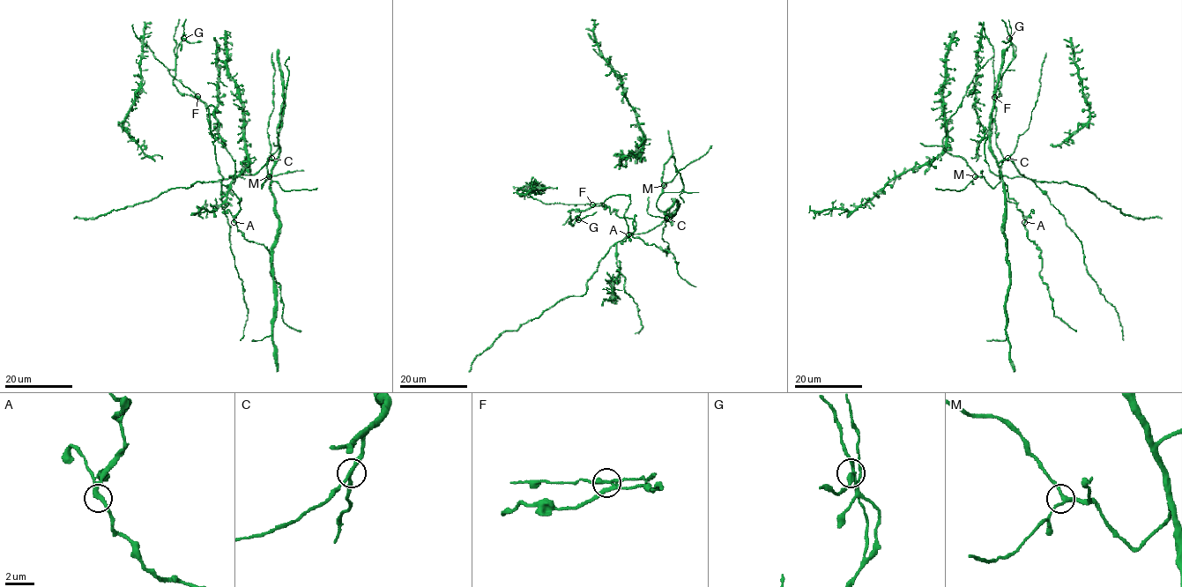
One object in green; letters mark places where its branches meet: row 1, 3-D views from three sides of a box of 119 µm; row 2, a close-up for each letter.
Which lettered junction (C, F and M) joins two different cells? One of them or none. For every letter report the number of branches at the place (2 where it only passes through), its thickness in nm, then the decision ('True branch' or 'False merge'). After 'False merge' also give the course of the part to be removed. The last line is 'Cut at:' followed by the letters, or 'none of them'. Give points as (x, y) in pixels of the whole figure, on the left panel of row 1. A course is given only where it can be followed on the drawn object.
C: Branches: 3. Thickness 240 nm. True branch
F: Branches: 3. Thickness 260 nm. False merge. Course of the part to remove: (197, 97), (208, 109), (221, 182), (241, 199), (237, 228), (269, 251), (282, 321), (301, 330)
M: Branches: 3. Thickness 240 nm. True branch
Cut at: F

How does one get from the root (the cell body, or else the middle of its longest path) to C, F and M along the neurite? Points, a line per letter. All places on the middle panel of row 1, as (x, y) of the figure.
C: (625, 212), (629, 234), (649, 232), (666, 218)
F: (625, 212), (630, 203), (626, 195), (608, 197), (604, 206), (592, 204)
M: (625, 212), (629, 234), (654, 229), (669, 212), (669, 208), (661, 211), (656, 204), (664, 185)

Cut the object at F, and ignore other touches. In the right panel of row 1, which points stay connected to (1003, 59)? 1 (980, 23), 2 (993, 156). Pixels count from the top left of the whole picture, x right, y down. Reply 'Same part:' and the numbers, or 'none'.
Same part: 1, 2

